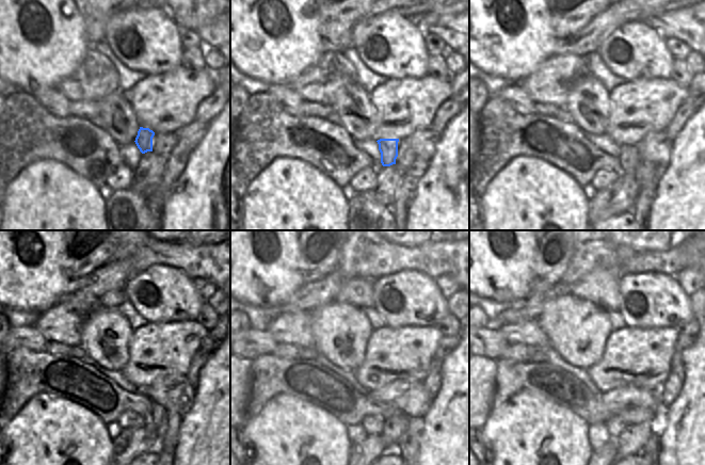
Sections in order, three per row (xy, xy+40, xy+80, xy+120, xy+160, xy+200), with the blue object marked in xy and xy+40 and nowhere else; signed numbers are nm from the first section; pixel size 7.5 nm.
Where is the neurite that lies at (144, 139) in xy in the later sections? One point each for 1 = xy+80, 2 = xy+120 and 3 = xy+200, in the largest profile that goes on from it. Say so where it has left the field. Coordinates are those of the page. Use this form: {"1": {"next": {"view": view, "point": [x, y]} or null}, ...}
{"1": {"next": {"view": "xy+80", "point": [629, 158]}}, "2": {"next": {"view": "xy+120", "point": [158, 418]}}, "3": {"next": {"view": "xy+200", "point": [634, 438]}}}

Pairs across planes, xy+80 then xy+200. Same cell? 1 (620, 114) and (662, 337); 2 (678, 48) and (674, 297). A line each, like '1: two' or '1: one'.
1: one
2: two

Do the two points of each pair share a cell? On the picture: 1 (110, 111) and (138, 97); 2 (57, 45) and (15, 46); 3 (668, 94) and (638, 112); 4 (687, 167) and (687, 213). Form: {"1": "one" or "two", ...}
{"1": "two", "2": "one", "3": "one", "4": "one"}

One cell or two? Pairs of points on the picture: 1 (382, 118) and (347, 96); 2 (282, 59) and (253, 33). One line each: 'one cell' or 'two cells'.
1: two cells
2: one cell

